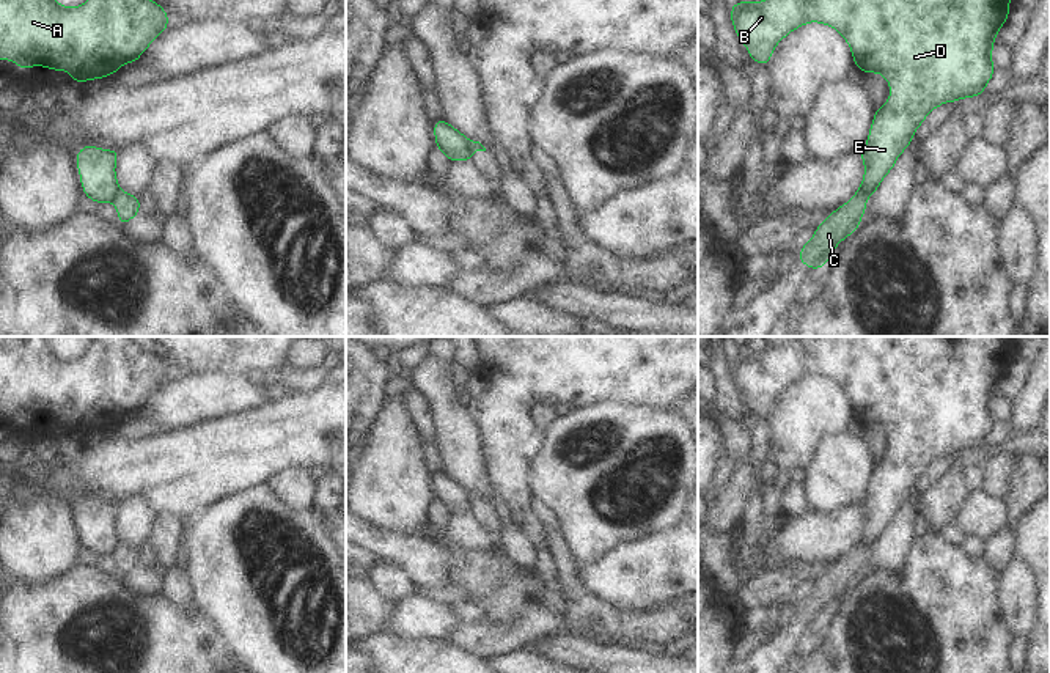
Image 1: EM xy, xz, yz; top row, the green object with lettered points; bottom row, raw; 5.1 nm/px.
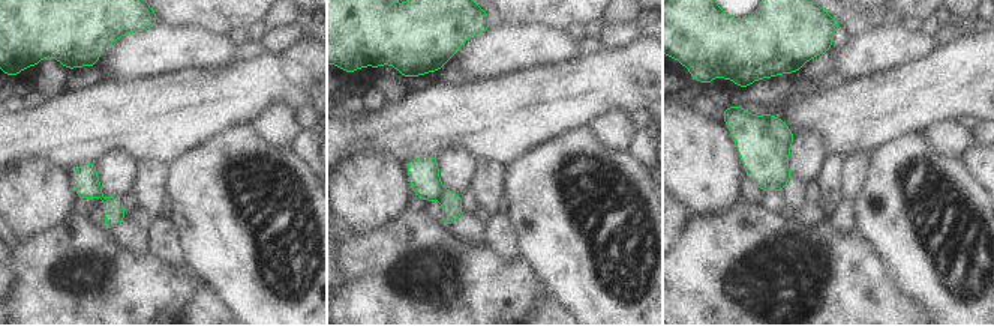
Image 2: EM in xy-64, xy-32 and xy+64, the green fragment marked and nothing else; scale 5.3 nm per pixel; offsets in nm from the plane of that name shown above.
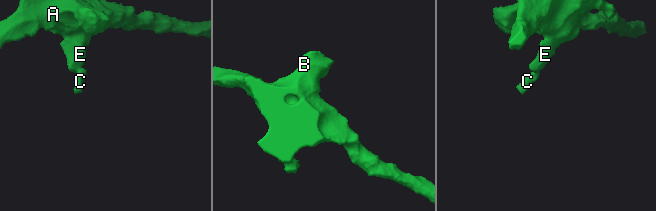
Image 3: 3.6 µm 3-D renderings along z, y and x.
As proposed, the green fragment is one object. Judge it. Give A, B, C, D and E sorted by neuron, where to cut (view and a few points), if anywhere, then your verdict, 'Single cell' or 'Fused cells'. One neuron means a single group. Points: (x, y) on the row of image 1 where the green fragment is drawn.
Groups: A B D E / C. Split along xy (120, 191), (113, 203). Fused cells

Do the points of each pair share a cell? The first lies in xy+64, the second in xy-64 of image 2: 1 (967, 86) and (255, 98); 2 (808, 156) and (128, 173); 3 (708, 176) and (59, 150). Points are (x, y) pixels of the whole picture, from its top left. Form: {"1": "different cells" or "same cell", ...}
{"1": "same cell", "2": "same cell", "3": "different cells"}

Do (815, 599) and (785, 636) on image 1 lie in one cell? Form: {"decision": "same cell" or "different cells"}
{"decision": "same cell"}

